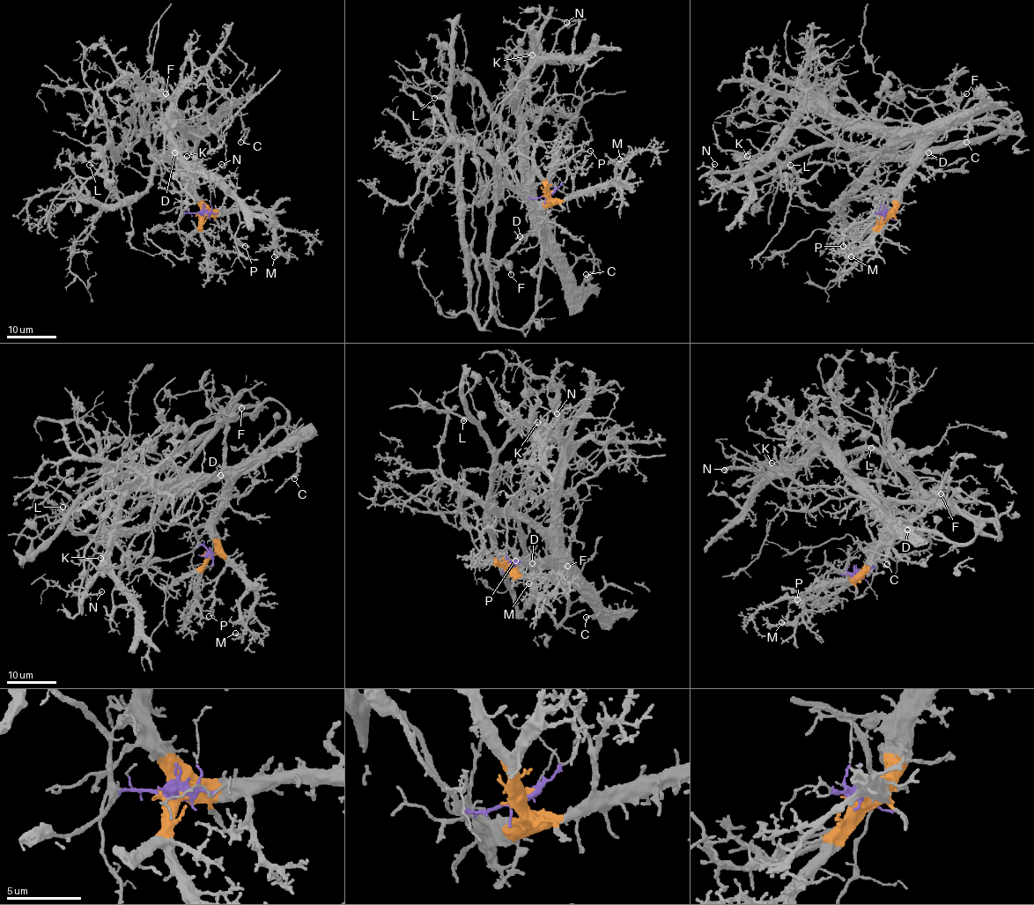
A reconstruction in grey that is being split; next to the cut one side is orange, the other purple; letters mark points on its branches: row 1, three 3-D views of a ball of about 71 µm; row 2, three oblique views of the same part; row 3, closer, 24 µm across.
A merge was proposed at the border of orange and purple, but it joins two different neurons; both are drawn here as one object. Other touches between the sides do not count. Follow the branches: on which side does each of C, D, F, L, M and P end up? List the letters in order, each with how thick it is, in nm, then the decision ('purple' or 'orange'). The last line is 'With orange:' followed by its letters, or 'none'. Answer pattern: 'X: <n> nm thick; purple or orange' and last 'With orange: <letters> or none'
C: 220 nm thick; orange
D: 130 nm thick; orange
F: 180 nm thick; purple
L: 120 nm thick; purple
M: 200 nm thick; orange
P: 120 nm thick; orange
With orange: C, D, M, P

